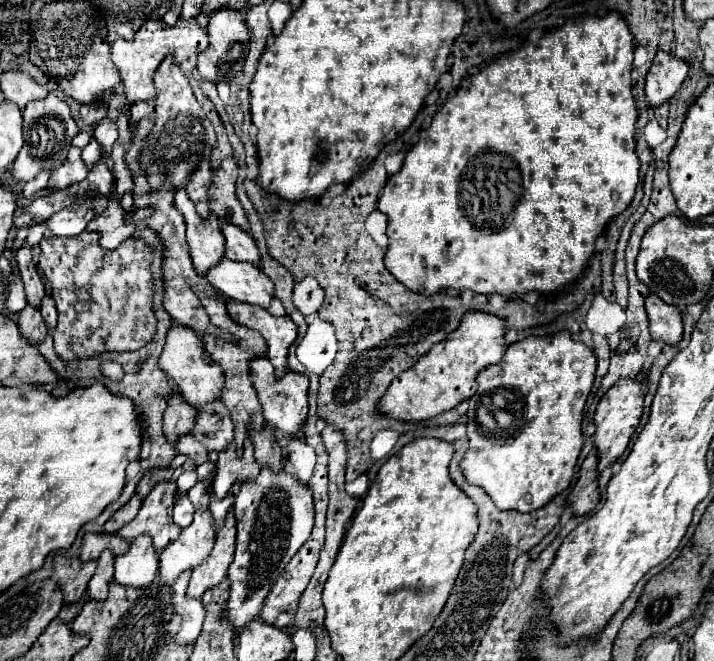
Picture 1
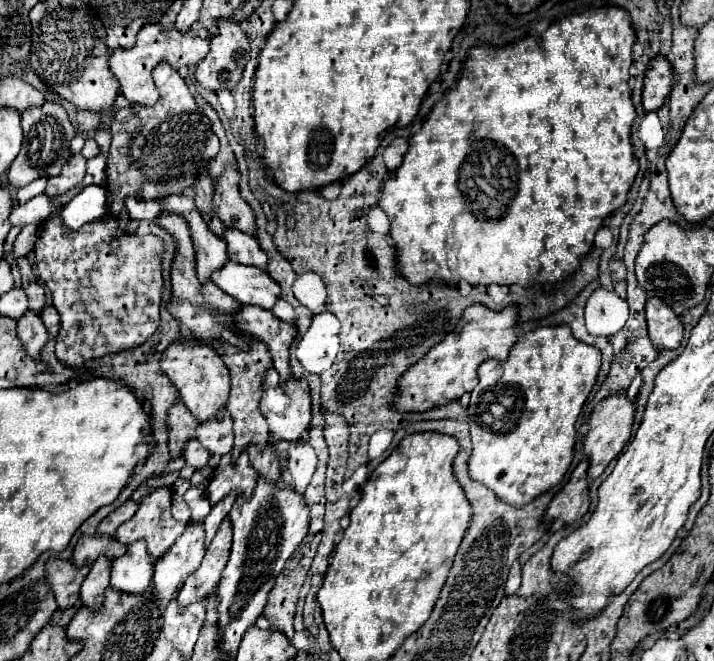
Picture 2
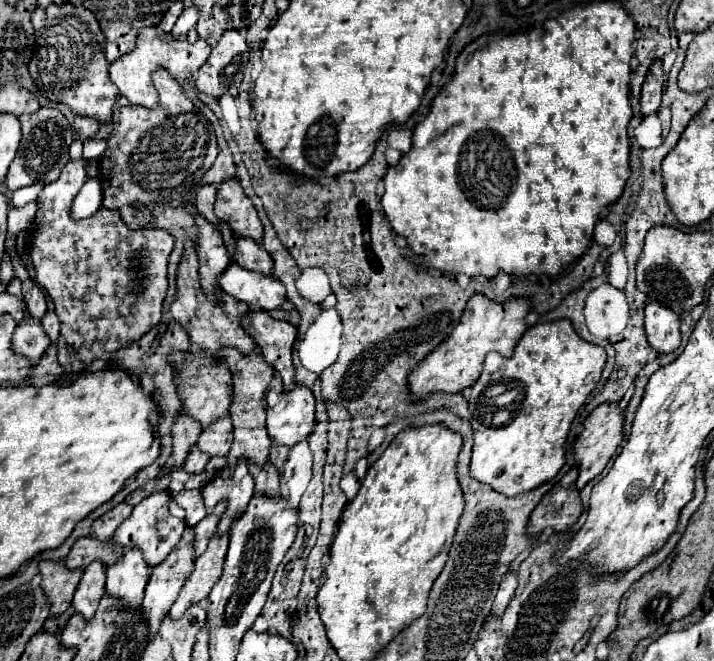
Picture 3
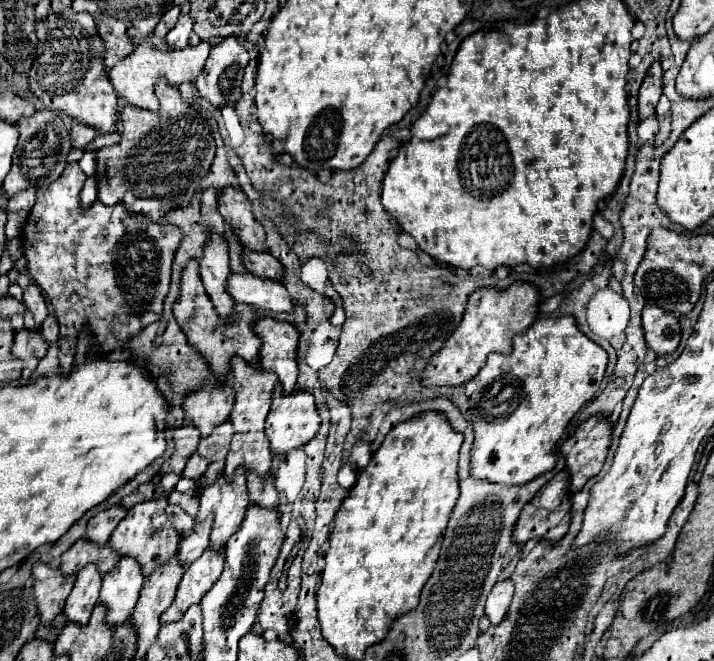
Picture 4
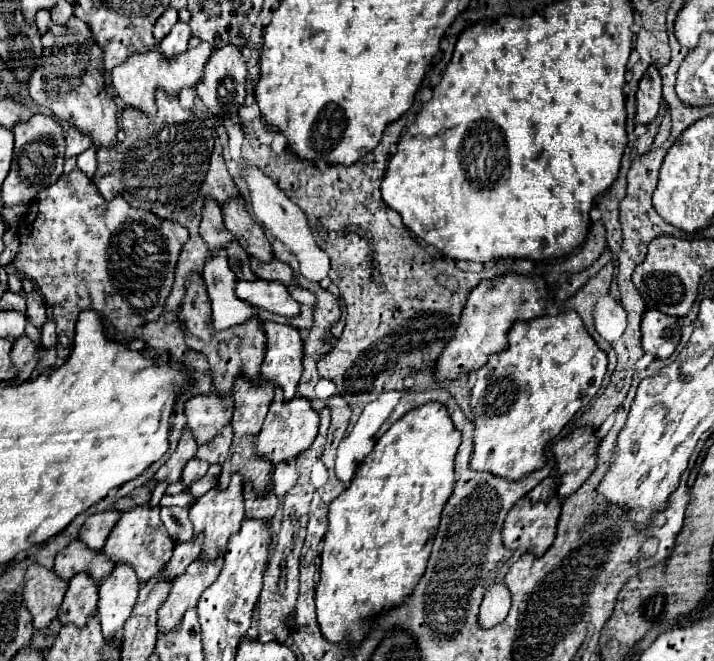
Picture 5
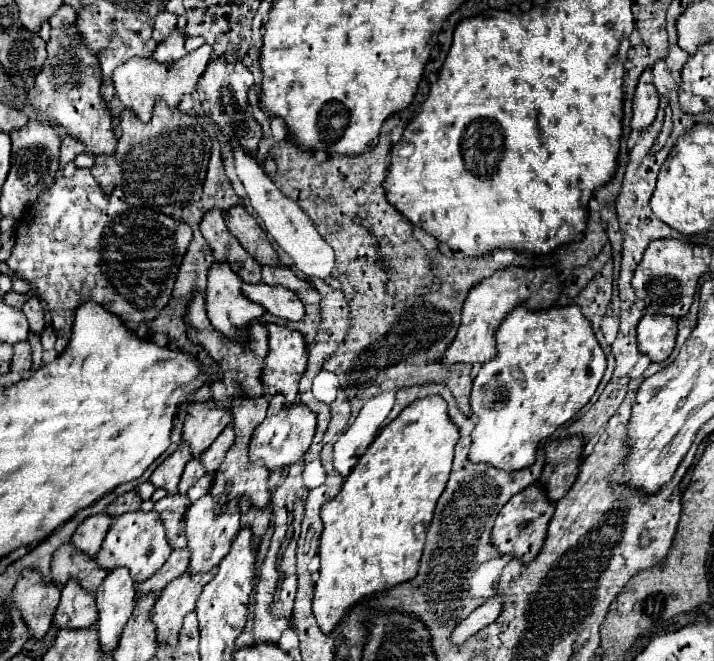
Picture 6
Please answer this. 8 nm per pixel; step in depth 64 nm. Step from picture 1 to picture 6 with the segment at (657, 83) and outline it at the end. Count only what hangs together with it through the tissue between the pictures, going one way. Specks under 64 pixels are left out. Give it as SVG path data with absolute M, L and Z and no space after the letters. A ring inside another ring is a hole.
M646 68L644 74L640 76L640 82L638 82L638 88L634 94L632 128L638 128L638 130L648 128L656 118L658 102L660 102L660 94L652 82L652 68Z

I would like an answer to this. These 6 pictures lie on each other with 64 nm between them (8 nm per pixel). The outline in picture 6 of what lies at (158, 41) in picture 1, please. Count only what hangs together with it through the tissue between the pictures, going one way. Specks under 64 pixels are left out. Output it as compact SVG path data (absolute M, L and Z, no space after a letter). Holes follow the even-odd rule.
M208 44L200 46L198 50L186 54L184 58L180 58L172 64L162 64L154 58L130 58L126 64L120 64L112 74L116 96L120 98L124 108L136 112L136 116L142 122L150 122L154 100L164 98L170 108L176 108L184 94L192 94L196 90L198 78L200 78L200 74L204 74L204 68L208 66L210 58L212 58L212 46L208 46Z

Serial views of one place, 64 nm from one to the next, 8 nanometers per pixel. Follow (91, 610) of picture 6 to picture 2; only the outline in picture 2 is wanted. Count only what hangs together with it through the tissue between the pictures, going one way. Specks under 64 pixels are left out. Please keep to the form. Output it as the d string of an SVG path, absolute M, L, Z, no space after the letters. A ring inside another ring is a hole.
M100 556L82 584L82 590L80 590L82 604L92 610L100 608L104 600L104 590L108 588L108 584L110 584L110 560L106 556Z

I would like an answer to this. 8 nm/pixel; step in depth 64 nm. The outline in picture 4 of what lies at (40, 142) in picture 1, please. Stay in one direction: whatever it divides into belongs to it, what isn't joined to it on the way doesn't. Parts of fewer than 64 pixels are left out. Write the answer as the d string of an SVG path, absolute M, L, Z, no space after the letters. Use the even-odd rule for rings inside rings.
M38 110L30 118L20 118L18 130L20 130L20 140L18 140L18 146L14 152L12 168L2 186L4 192L8 194L8 198L30 186L46 188L48 184L58 180L58 176L66 168L66 156L72 148L70 132L68 132L64 120L60 118L60 114L56 114L54 110Z

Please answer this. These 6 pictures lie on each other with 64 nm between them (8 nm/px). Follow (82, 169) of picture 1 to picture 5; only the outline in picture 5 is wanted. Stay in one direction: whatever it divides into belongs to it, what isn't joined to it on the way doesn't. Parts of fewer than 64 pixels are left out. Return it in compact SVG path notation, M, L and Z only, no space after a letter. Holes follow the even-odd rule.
M74 168L70 174L62 174L56 184L38 192L18 224L18 236L20 252L14 258L16 270L28 276L40 288L46 304L52 306L58 332L56 350L58 356L66 360L74 346L78 314L84 310L98 312L100 320L104 320L106 336L114 342L128 342L138 326L158 320L170 294L174 268L180 248L184 240L188 240L188 230L178 222L156 218L142 208L132 208L122 196L106 202L96 192L96 184L80 168Z

